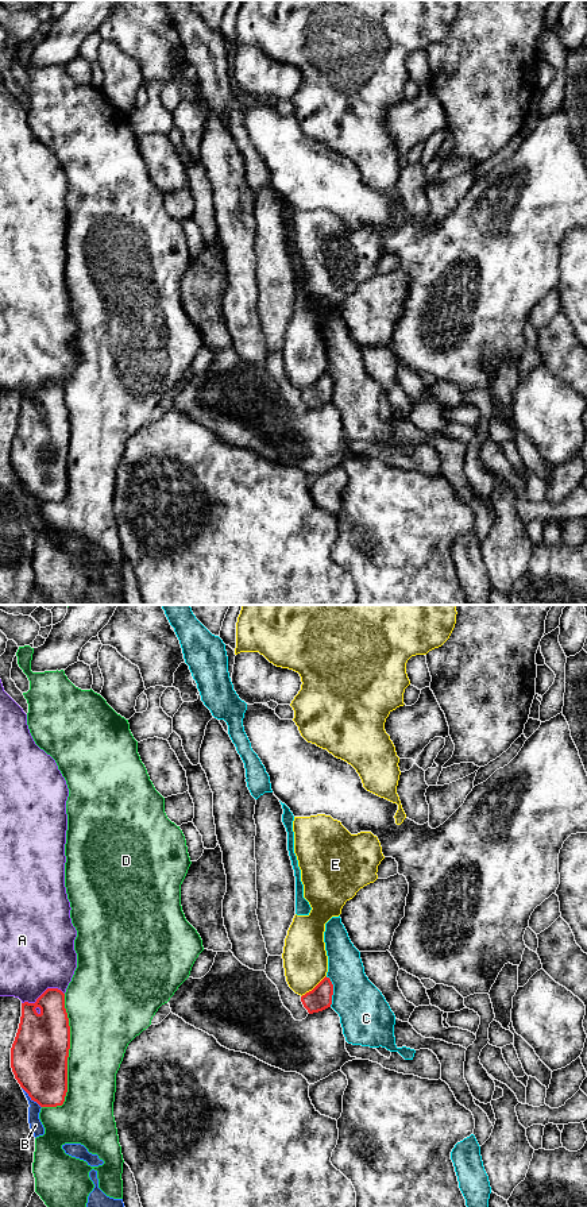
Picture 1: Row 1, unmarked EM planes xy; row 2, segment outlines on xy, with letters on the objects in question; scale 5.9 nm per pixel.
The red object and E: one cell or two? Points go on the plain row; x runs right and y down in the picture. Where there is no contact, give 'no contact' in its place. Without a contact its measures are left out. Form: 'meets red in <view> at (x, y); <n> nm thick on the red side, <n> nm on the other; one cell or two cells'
meets red in xy at (315, 382); 140 nm thick on the red side, 260 nm on the other; one cell

